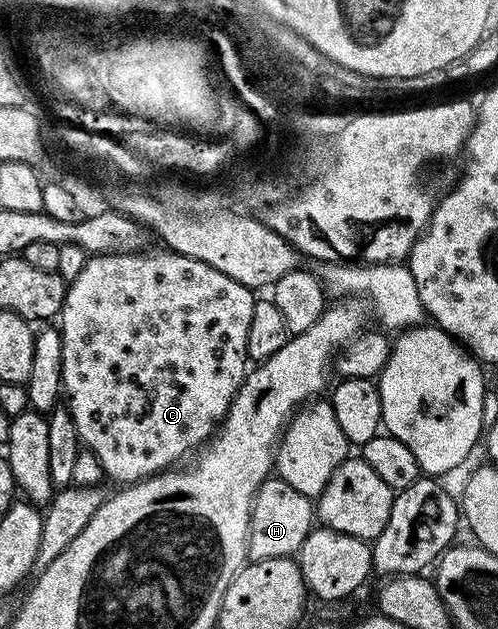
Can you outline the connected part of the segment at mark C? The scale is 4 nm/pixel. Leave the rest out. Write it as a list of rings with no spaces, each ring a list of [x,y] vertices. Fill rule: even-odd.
[[[166,247],[152,249],[135,253],[98,253],[90,256],[86,260],[83,271],[79,271],[77,278],[66,288],[65,305],[59,314],[59,328],[63,339],[63,371],[61,372],[63,397],[67,402],[73,426],[82,446],[93,453],[95,459],[99,459],[110,482],[112,480],[121,481],[117,483],[144,481],[146,477],[153,477],[165,469],[174,468],[182,459],[188,458],[190,454],[200,449],[220,429],[221,422],[224,421],[239,387],[245,382],[247,372],[245,348],[247,330],[251,327],[254,290],[199,259],[175,253]]]

